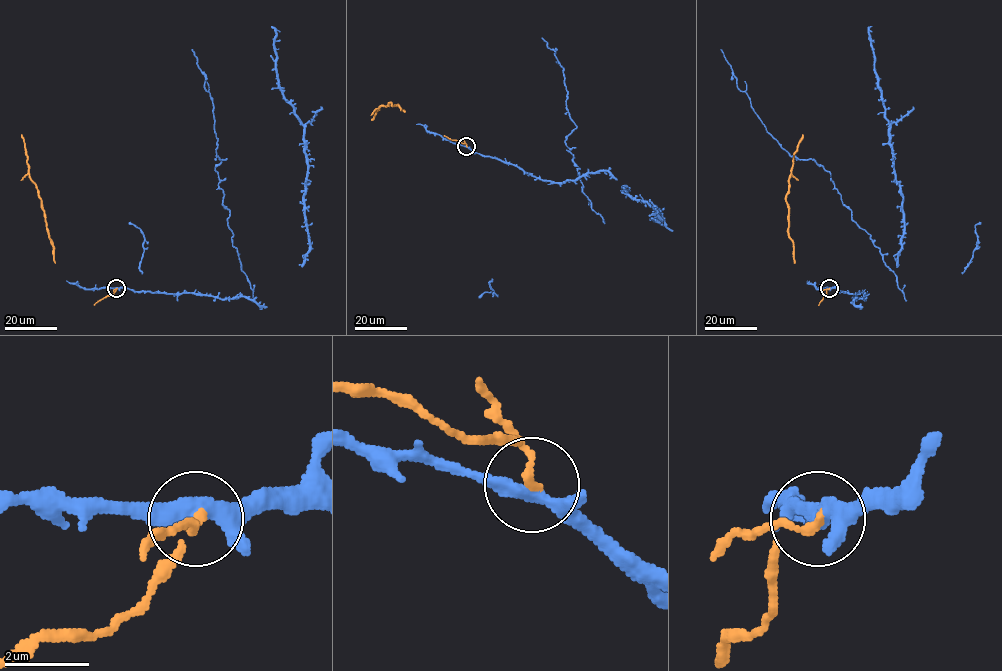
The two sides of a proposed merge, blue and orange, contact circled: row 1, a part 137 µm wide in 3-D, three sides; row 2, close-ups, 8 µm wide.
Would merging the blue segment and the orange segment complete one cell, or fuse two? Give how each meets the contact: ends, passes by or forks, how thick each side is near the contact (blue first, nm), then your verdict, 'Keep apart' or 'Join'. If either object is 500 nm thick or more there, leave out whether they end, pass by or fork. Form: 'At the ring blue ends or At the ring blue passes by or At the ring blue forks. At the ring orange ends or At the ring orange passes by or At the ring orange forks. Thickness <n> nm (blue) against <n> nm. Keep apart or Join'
At the ring blue forks. At the ring orange ends. Thickness 320 nm (blue) against 220 nm. Keep apart

